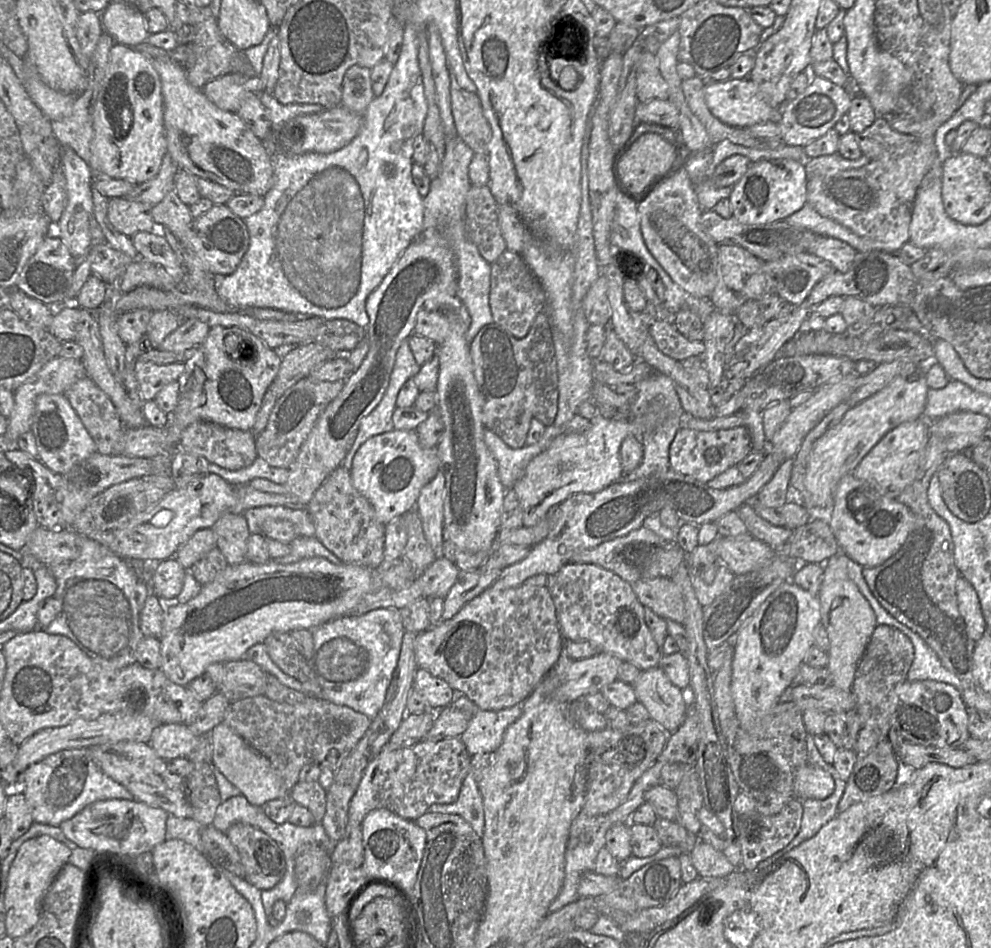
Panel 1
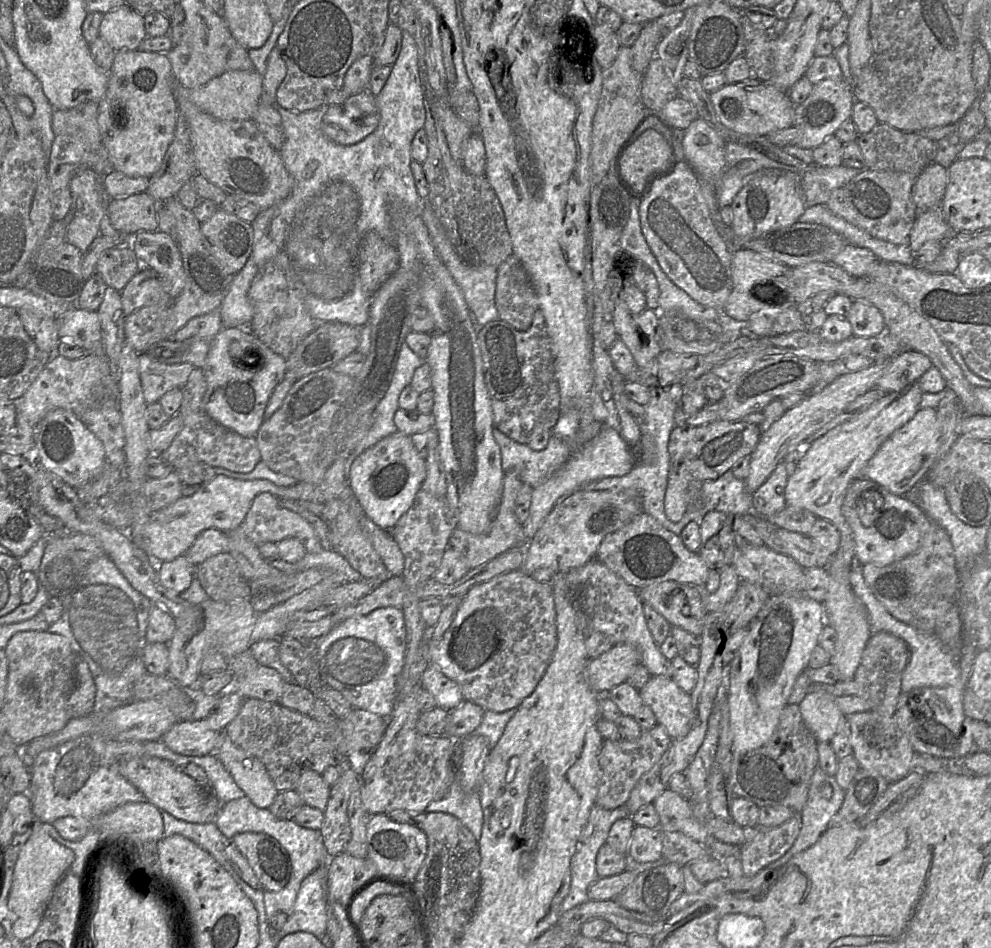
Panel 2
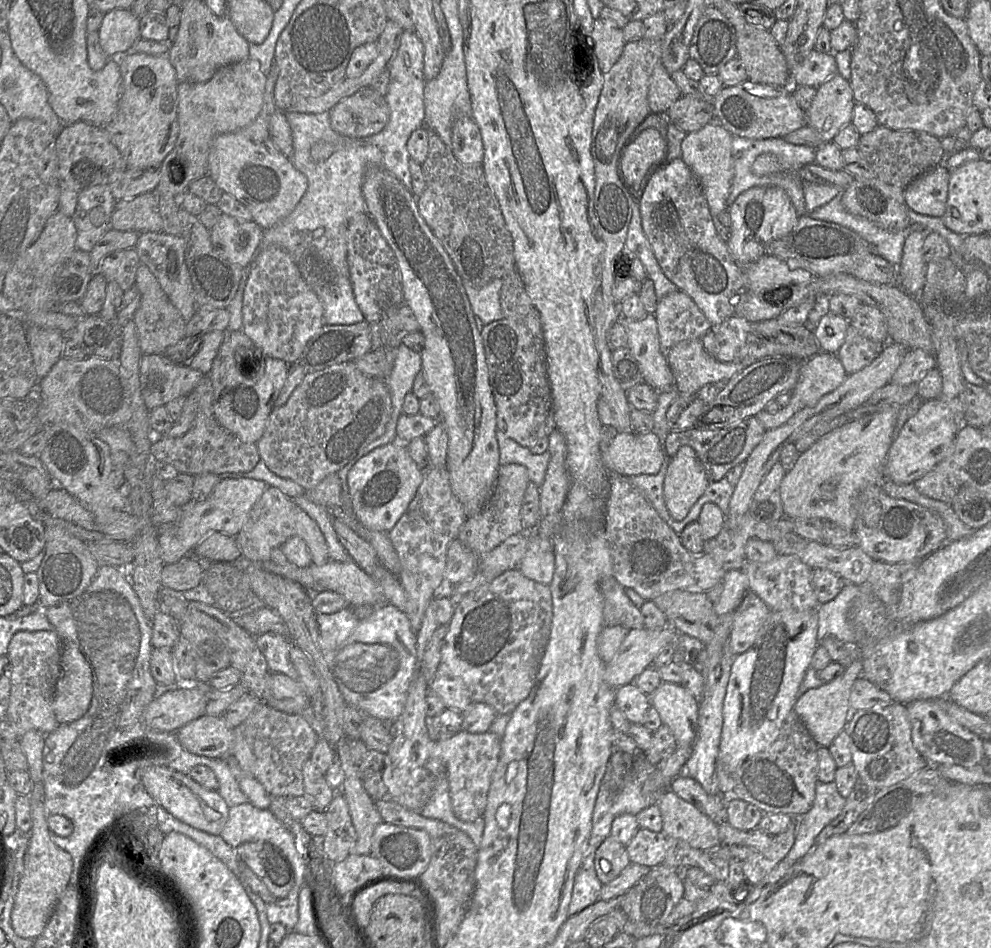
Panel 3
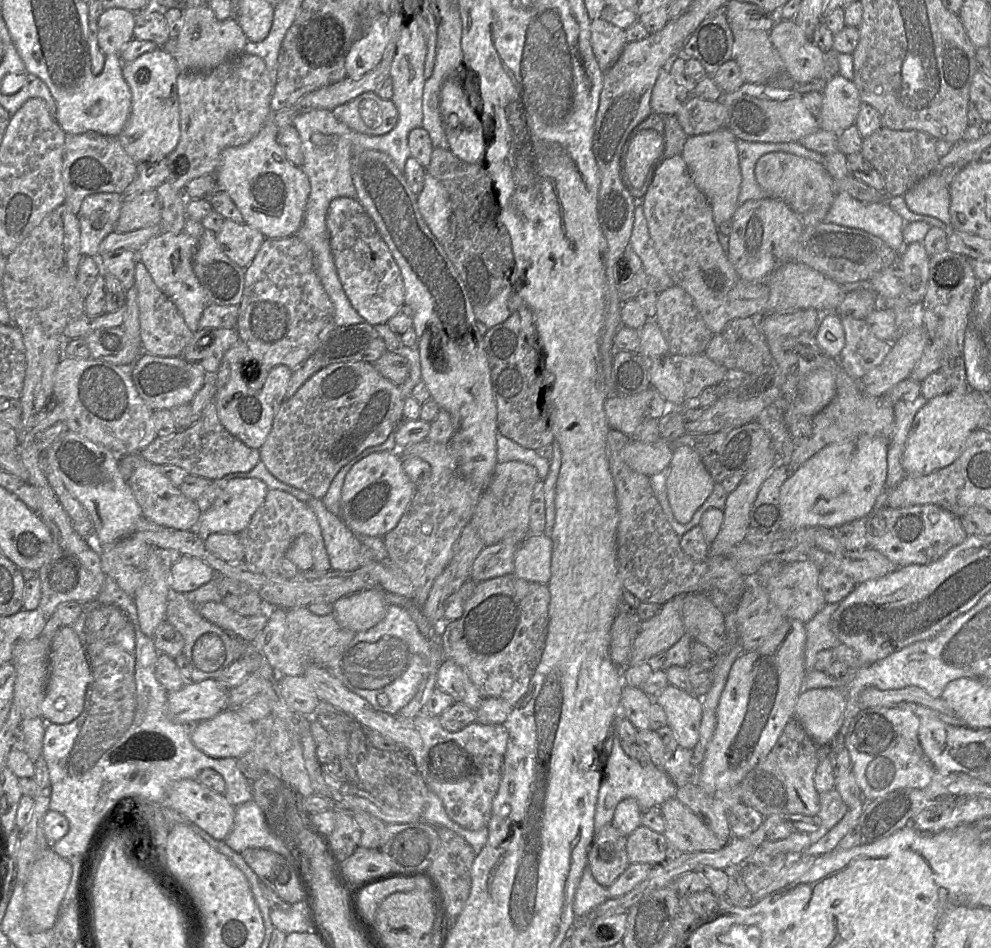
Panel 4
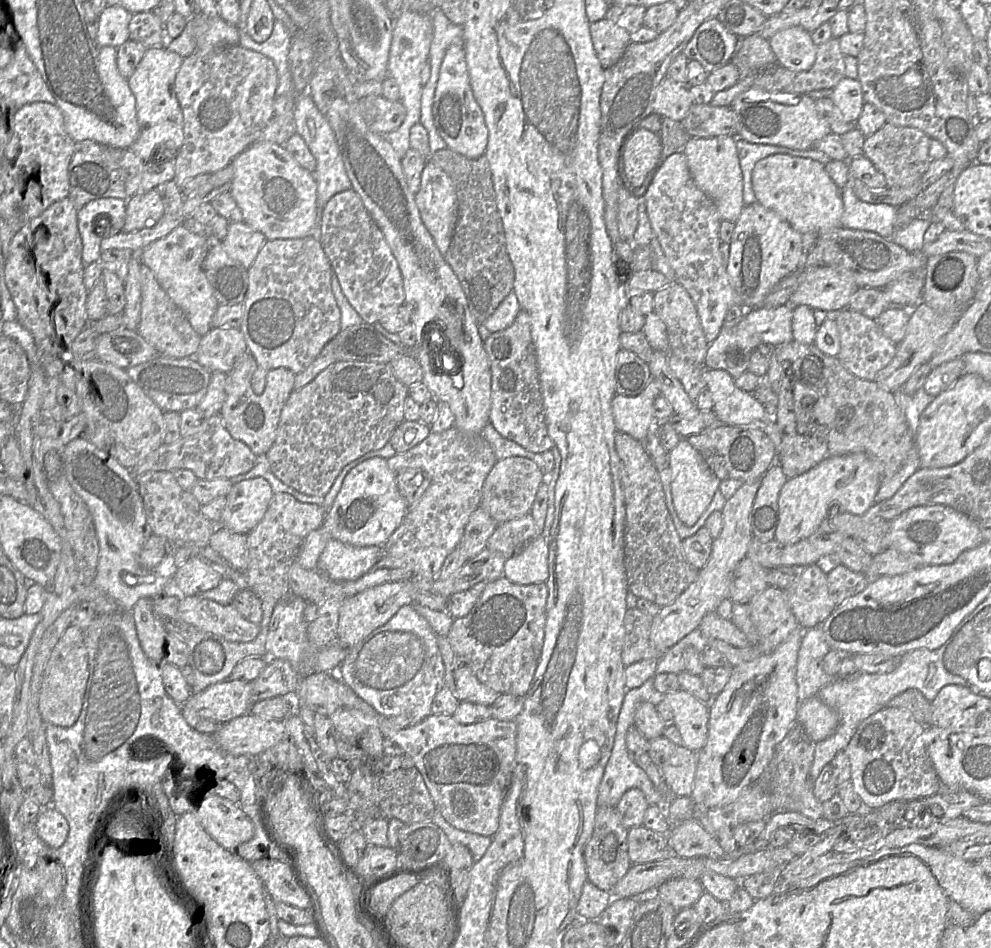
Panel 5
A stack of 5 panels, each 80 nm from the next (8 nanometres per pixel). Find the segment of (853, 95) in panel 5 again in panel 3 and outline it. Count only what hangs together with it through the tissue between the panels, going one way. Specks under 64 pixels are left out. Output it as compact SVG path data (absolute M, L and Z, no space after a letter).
M838 74L816 89L816 96L805 111L806 125L814 128L825 143L832 141L844 126L852 122L856 102L850 81Z

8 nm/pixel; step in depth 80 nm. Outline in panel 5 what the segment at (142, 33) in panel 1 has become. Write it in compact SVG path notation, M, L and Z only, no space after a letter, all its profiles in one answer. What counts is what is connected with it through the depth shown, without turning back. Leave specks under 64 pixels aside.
M107 6L99 15L97 43L118 48L127 40L132 13L120 6Z

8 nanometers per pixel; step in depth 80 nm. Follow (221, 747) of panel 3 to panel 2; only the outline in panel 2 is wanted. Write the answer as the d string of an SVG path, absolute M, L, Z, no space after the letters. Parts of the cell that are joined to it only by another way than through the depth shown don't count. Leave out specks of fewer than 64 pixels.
M205 719L178 721L162 737L161 741L173 752L186 756L213 754L223 732L209 728Z

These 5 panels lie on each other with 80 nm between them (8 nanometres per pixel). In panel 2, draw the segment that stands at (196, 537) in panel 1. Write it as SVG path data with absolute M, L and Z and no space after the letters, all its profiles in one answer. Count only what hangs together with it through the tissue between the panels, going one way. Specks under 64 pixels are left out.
M210 528L204 530L184 554L187 560L198 565L219 553L228 553L229 538L225 532Z

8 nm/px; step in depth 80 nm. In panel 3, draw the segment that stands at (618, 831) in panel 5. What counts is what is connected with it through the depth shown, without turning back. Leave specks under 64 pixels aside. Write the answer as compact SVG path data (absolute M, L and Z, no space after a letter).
M610 835L595 852L595 872L603 885L614 880L630 863L626 846Z

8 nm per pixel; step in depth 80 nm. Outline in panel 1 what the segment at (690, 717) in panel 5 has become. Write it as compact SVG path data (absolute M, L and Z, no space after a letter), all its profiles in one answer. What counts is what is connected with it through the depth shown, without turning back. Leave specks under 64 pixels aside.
M659 667L641 671L632 684L637 701L642 703L668 735L679 729L687 717L689 696L674 685Z

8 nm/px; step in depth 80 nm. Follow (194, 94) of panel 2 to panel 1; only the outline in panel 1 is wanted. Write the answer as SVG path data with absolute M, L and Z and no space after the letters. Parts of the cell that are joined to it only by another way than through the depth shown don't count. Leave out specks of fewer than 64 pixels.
M226 74L208 82L202 88L202 92L218 108L237 113L244 95L257 92L258 76Z

